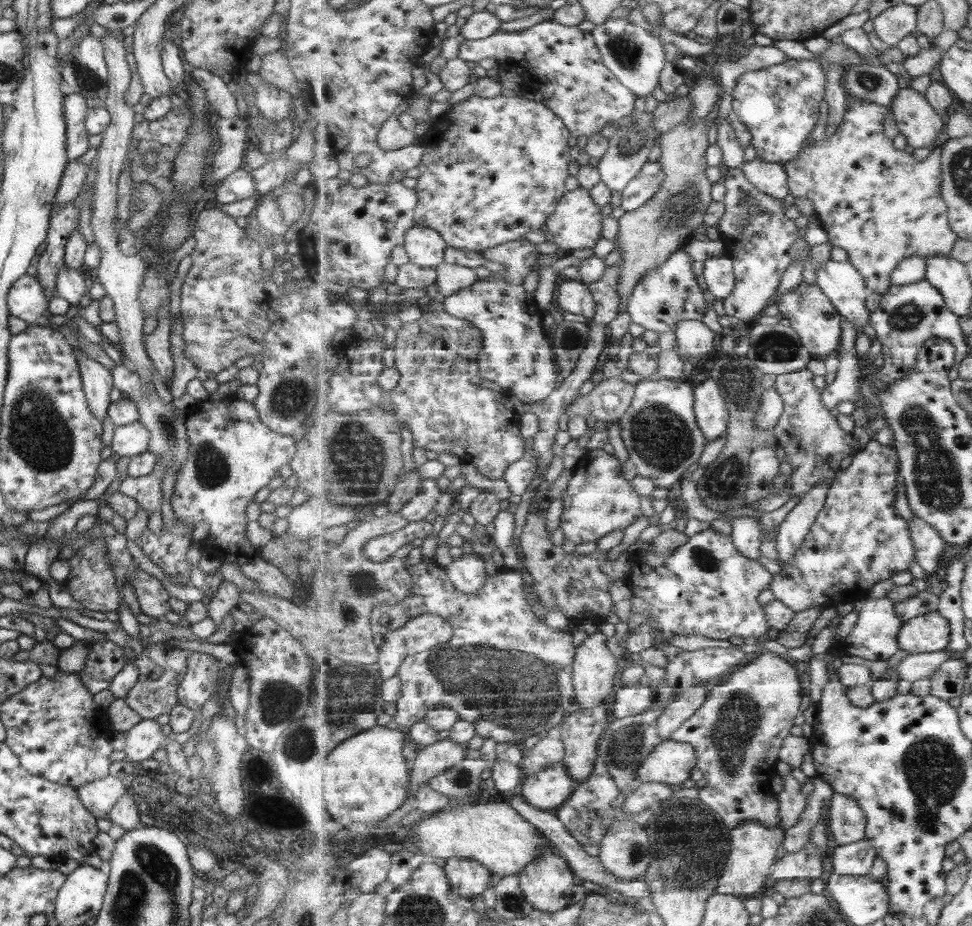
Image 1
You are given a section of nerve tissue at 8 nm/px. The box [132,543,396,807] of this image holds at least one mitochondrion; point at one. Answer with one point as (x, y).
(348, 690)

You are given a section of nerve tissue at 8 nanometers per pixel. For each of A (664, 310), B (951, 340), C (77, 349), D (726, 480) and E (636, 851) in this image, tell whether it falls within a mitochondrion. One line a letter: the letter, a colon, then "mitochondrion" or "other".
A: other
B: other
C: other
D: mitochondrion
E: mitochondrion

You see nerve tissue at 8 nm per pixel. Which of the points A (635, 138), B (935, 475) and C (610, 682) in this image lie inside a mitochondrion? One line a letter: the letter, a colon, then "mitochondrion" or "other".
A: mitochondrion
B: mitochondrion
C: other

